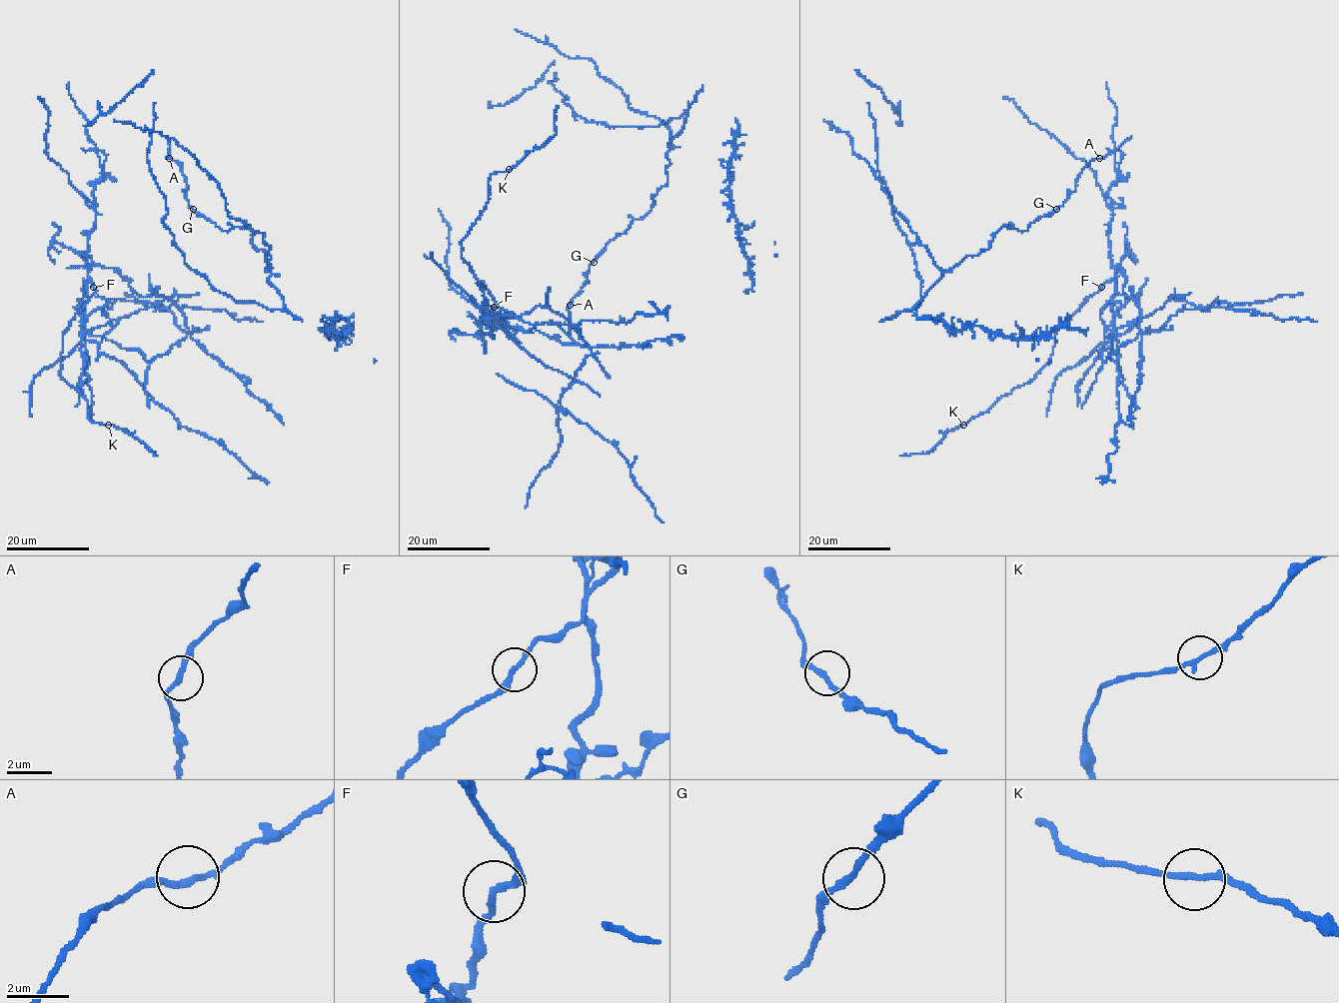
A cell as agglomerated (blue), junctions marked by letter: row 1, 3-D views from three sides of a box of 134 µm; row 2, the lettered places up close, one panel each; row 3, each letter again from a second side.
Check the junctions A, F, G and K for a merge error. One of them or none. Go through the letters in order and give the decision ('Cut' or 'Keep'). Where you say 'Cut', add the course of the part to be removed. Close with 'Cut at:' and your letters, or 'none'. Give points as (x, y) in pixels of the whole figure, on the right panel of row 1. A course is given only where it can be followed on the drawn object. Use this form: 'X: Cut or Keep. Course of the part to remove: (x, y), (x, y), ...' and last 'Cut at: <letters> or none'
A: Keep
F: Cut. Course of the part to remove: (1101, 287), (1120, 265), (1124, 293), (1138, 302), (1142, 333), (1160, 329), (1182, 310), (1213, 305), (1317, 322)
G: Keep
K: Keep
Cut at: F

